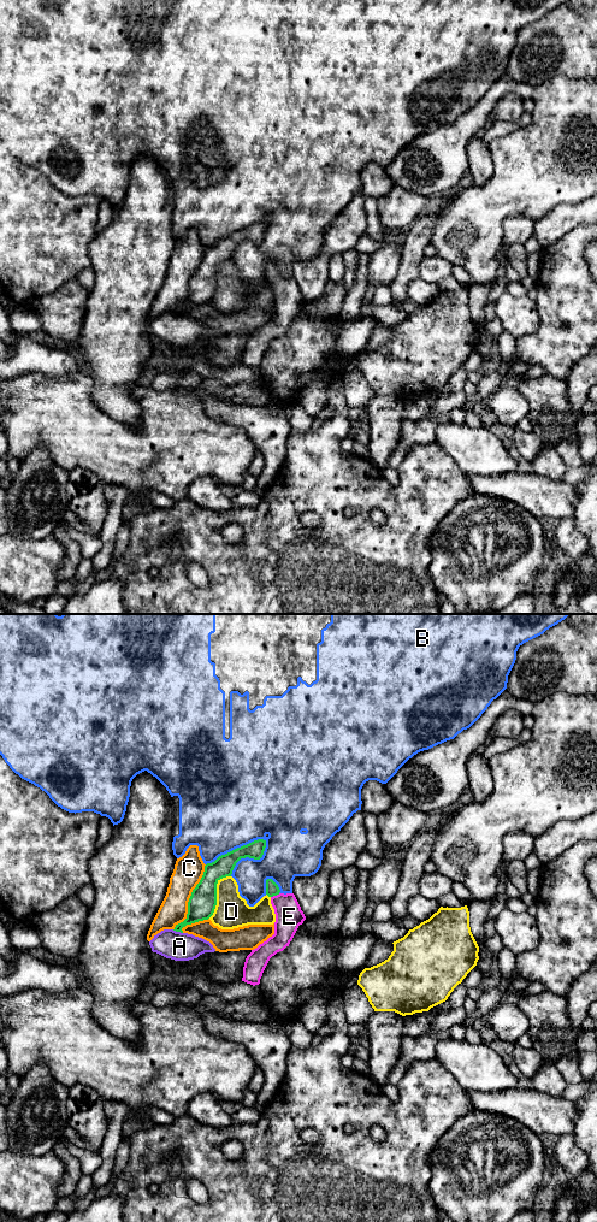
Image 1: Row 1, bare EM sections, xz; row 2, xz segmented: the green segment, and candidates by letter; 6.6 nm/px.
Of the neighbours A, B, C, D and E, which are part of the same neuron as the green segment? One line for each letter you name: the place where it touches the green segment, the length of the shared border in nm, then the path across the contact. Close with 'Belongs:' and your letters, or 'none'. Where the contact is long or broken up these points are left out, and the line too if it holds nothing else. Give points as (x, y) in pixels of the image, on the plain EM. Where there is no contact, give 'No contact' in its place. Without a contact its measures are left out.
E: Touches green at xz (275, 278). Shared border 70 nm. Path across: xz (272, 272), (275, 278), (287, 291), (289, 300)
Belongs: E

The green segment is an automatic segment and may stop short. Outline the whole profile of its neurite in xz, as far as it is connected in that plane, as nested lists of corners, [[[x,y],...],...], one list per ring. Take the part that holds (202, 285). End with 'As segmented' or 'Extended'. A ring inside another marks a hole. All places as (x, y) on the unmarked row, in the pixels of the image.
[[[258,223],[219,240],[214,246],[205,249],[203,259],[193,273],[188,285],[187,302],[176,308],[176,315],[183,317],[182,312],[199,305],[208,303],[217,289],[217,267],[220,262],[231,260],[236,247],[241,242],[260,243],[266,231],[266,224]]]. As segmented

